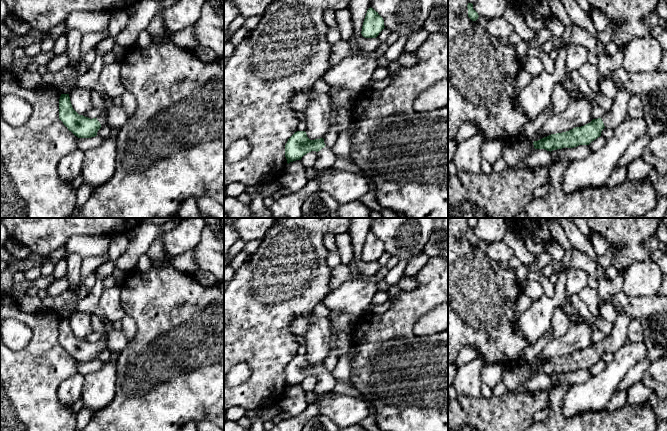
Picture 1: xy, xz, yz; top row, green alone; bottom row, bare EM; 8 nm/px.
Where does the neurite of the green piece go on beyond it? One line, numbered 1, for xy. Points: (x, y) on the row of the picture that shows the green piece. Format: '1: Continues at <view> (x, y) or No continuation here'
1: Continues at xy (102, 118)

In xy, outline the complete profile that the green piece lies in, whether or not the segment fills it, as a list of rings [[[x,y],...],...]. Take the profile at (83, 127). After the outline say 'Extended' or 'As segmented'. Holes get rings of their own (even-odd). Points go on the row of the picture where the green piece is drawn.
[[[61,94],[60,96],[59,119],[78,138],[95,137],[97,136],[98,130],[107,124],[105,111],[93,119],[79,115],[72,107],[69,94]]]. Extended

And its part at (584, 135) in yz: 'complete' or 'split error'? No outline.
split error

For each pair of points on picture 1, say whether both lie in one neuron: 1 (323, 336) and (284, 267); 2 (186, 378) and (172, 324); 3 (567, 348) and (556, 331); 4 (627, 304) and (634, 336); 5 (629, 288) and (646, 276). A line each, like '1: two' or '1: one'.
1: two
2: one
3: two
4: two
5: one

